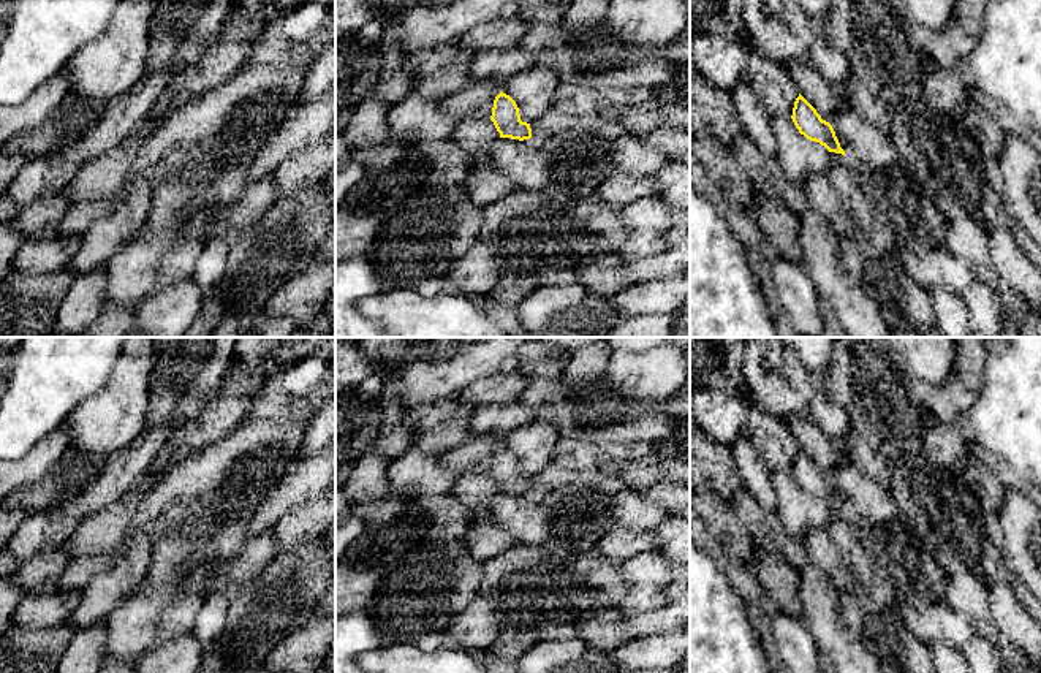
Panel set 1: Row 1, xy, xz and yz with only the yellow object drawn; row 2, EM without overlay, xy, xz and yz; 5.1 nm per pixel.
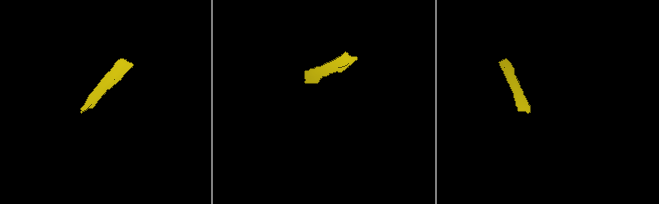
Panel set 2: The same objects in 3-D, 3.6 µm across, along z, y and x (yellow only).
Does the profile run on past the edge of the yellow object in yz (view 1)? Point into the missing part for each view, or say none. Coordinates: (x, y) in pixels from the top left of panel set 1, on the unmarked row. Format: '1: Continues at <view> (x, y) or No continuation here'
1: No continuation here

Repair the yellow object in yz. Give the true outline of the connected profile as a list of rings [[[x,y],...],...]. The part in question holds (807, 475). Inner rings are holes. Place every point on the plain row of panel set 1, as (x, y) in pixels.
[[[801,448],[794,456],[791,473],[799,488],[807,494],[820,497],[829,507],[845,510],[832,480],[823,475],[816,464]]]

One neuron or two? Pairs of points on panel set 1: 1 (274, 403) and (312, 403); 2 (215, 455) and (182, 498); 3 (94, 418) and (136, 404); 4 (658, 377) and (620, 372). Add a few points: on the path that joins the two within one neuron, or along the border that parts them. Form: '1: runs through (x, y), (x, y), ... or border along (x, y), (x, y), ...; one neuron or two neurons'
1: runs through (283, 401), (302, 401); one neuron
2: runs through (206, 466), (185, 486); one neuron
3: runs through (105, 418), (111, 418), (125, 404); one neuron
4: runs through (649, 376), (630, 374); one neuron

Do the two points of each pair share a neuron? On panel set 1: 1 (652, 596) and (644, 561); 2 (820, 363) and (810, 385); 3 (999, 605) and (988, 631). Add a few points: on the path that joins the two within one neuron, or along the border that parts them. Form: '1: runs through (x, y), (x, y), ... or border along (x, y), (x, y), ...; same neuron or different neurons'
1: runs through (644, 588), (644, 569); same neuron
2: border along (794, 353), (823, 384); different neurons
3: border along (984, 581), (991, 616), (1002, 634); different neurons

